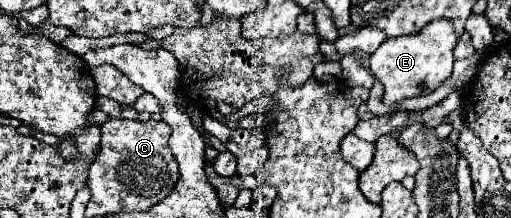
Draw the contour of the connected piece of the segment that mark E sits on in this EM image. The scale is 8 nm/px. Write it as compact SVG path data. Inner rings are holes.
M436 18L428 26L424 26L420 32L408 34L408 36L396 36L386 38L378 50L370 56L370 74L378 78L384 84L384 104L394 104L404 98L424 96L434 92L450 74L454 64L454 44L456 44L456 32L452 28L452 22Z

